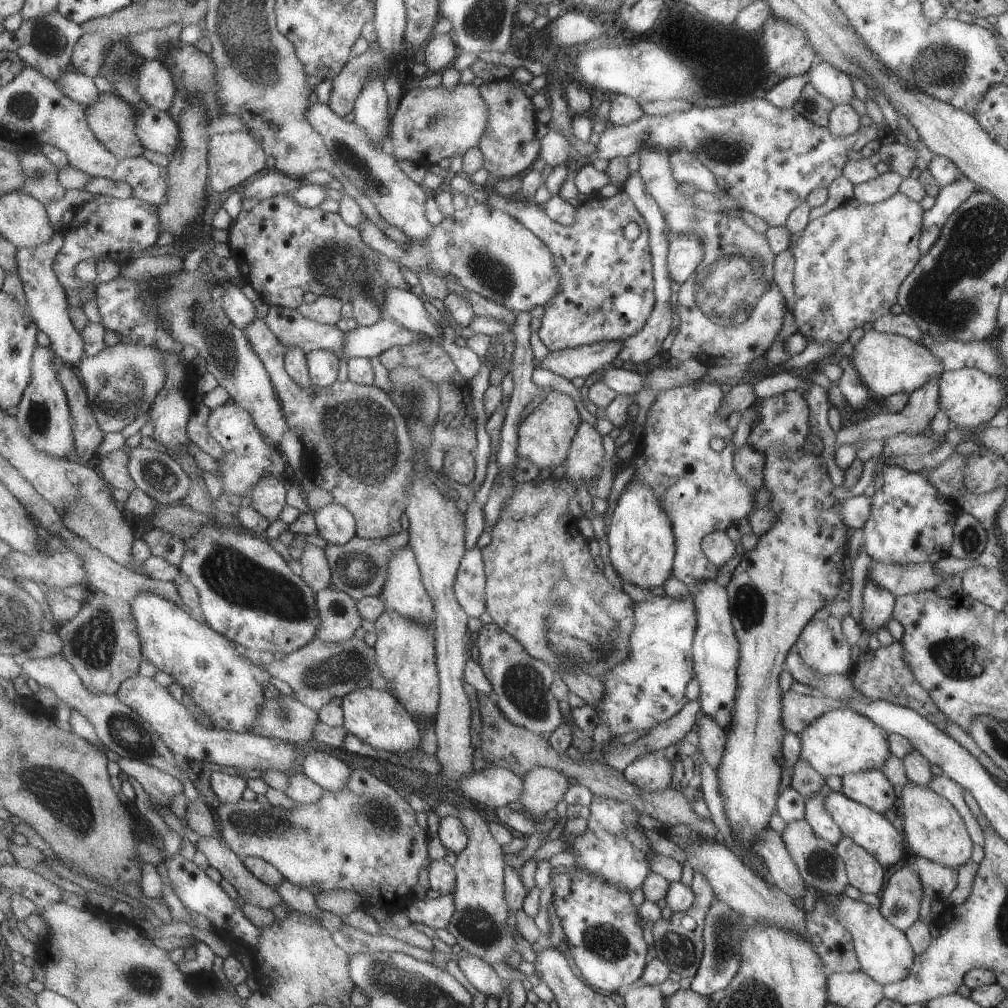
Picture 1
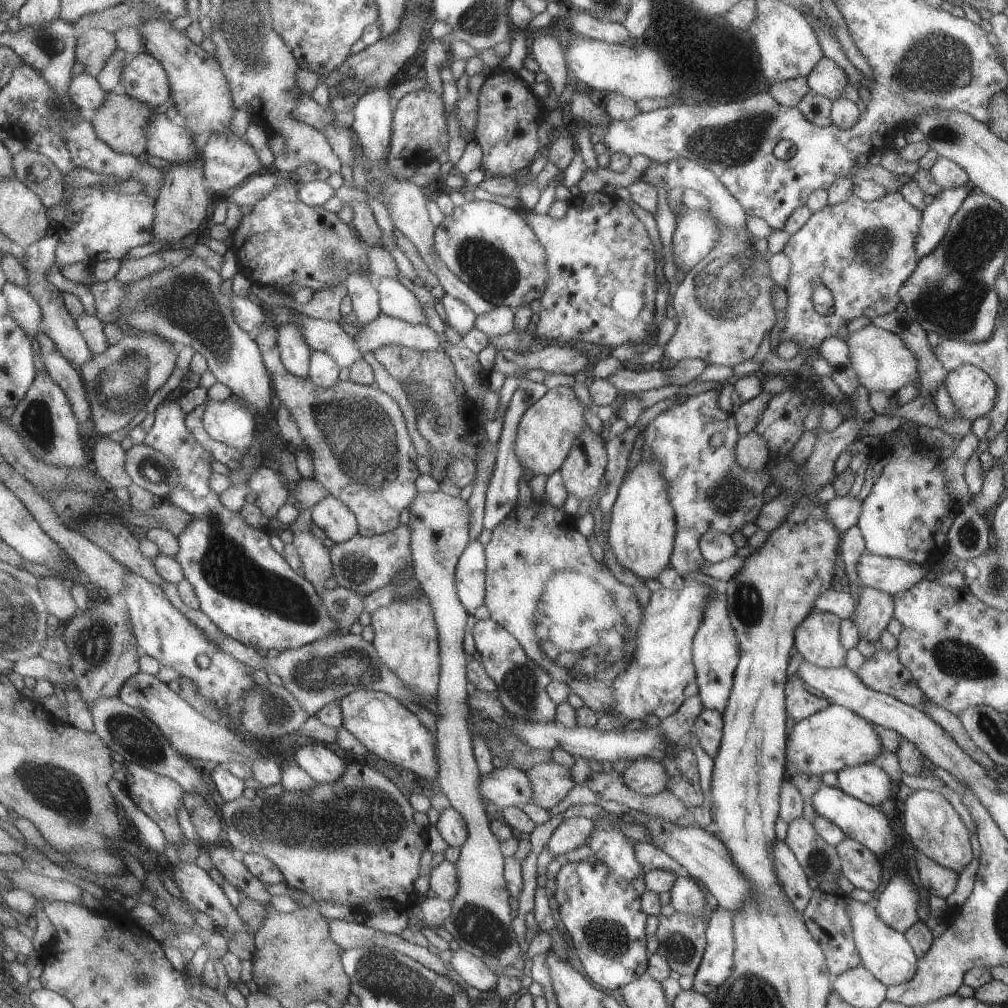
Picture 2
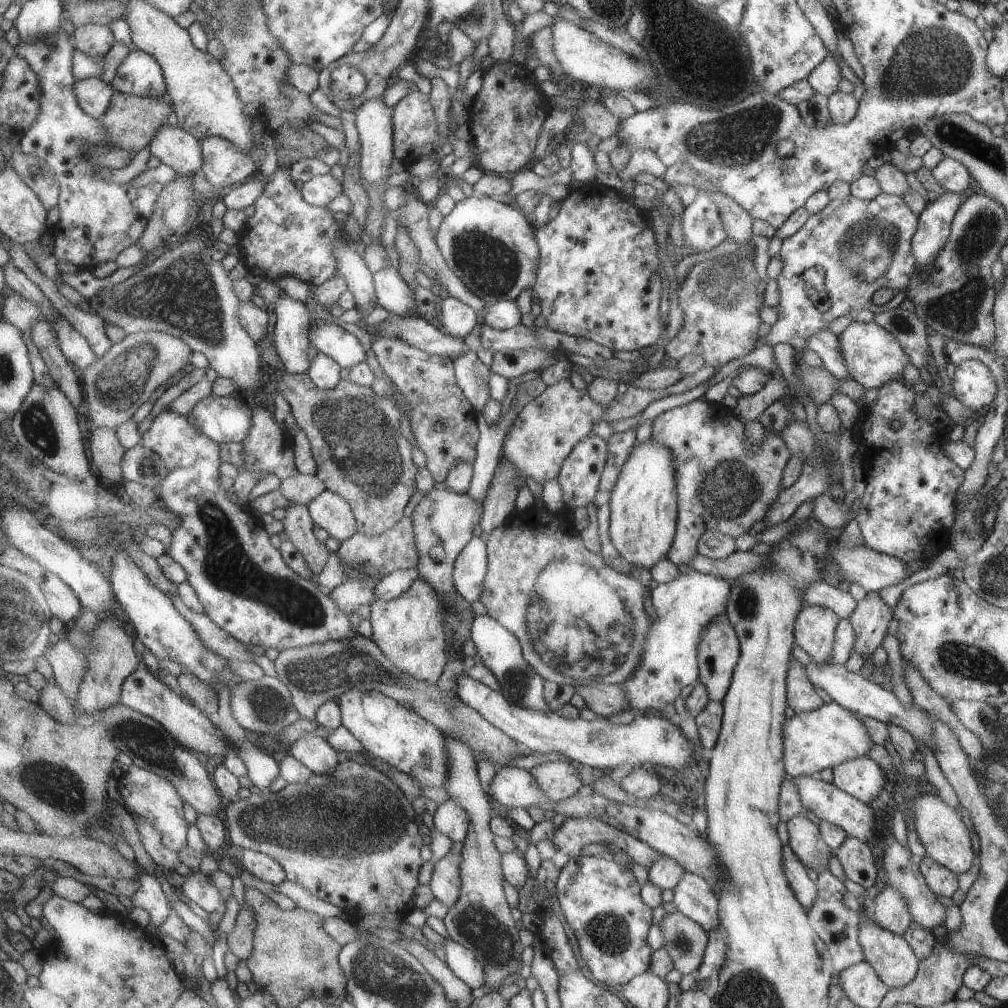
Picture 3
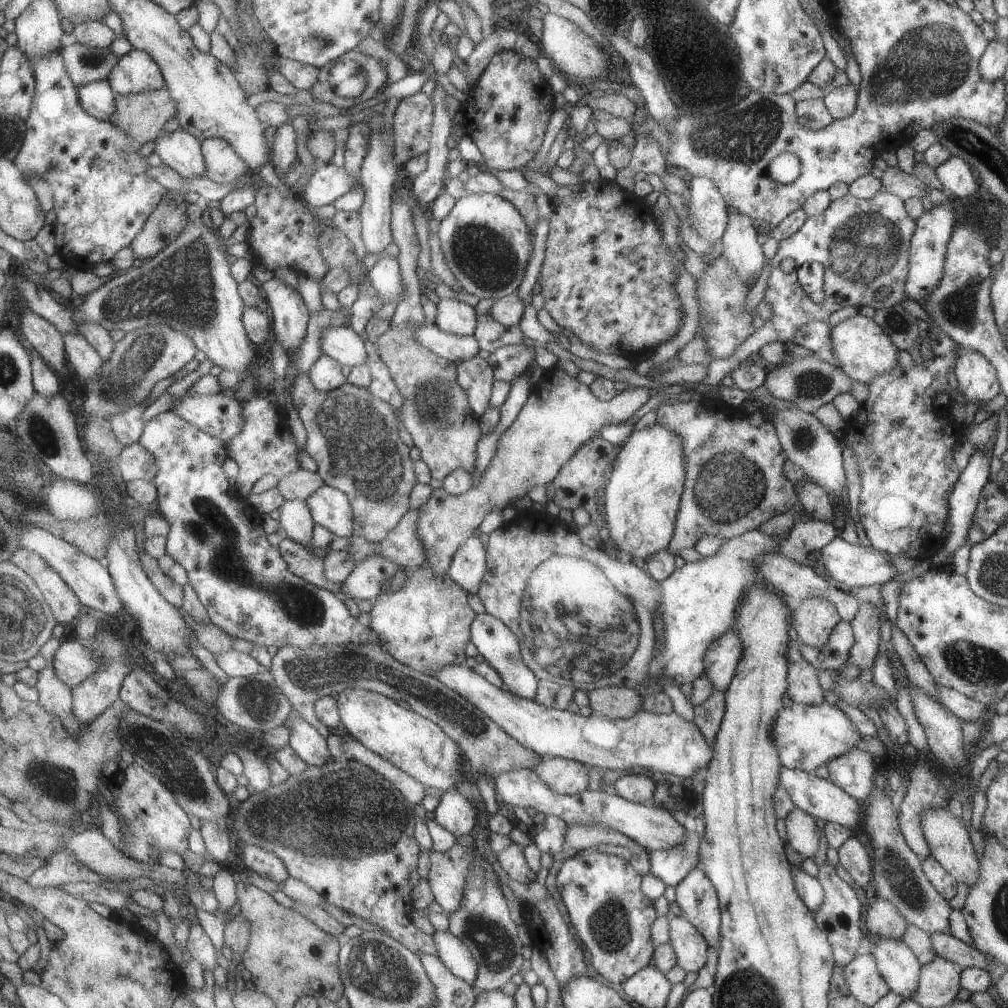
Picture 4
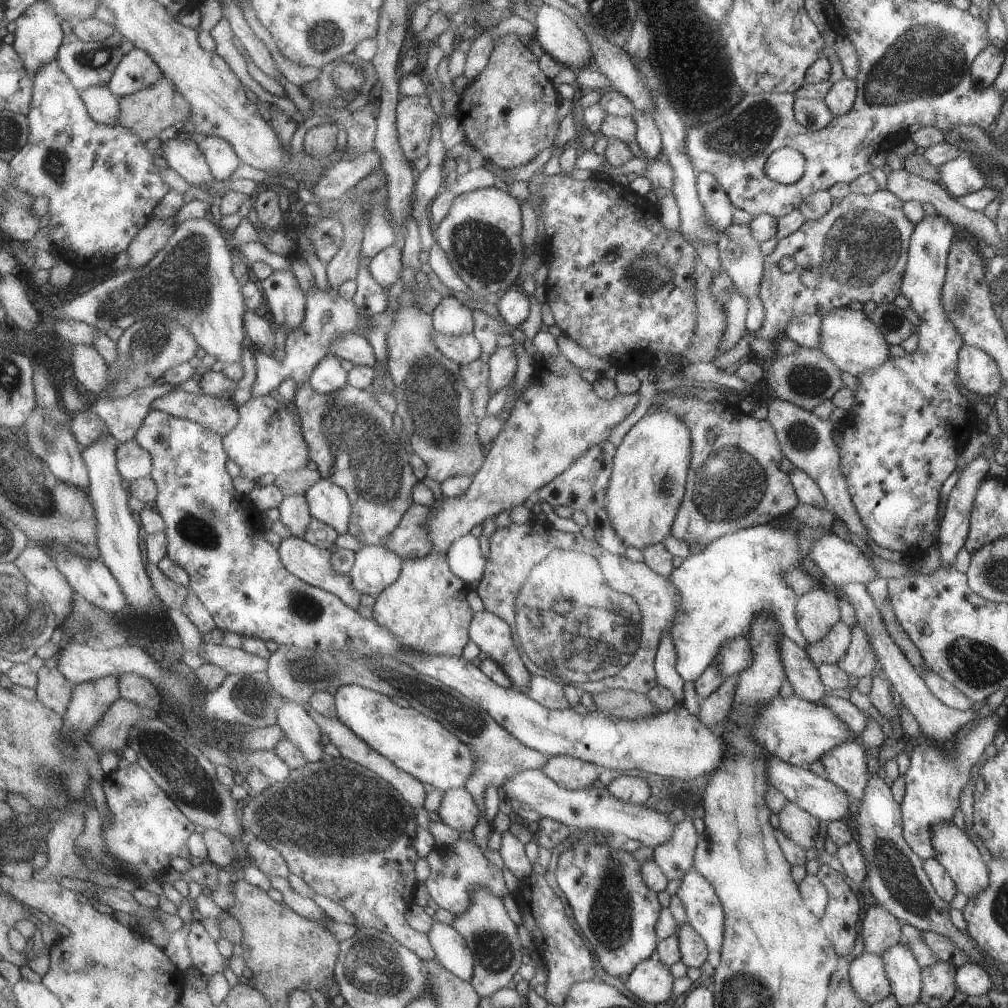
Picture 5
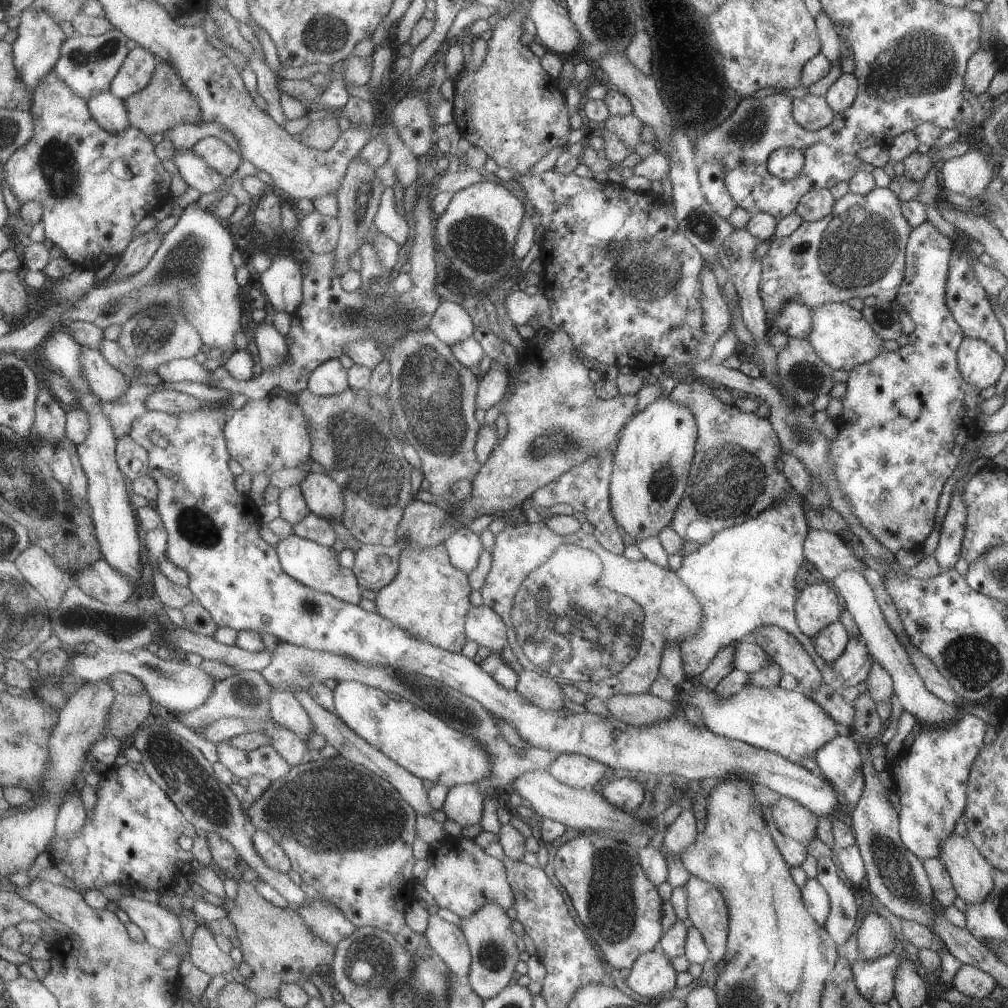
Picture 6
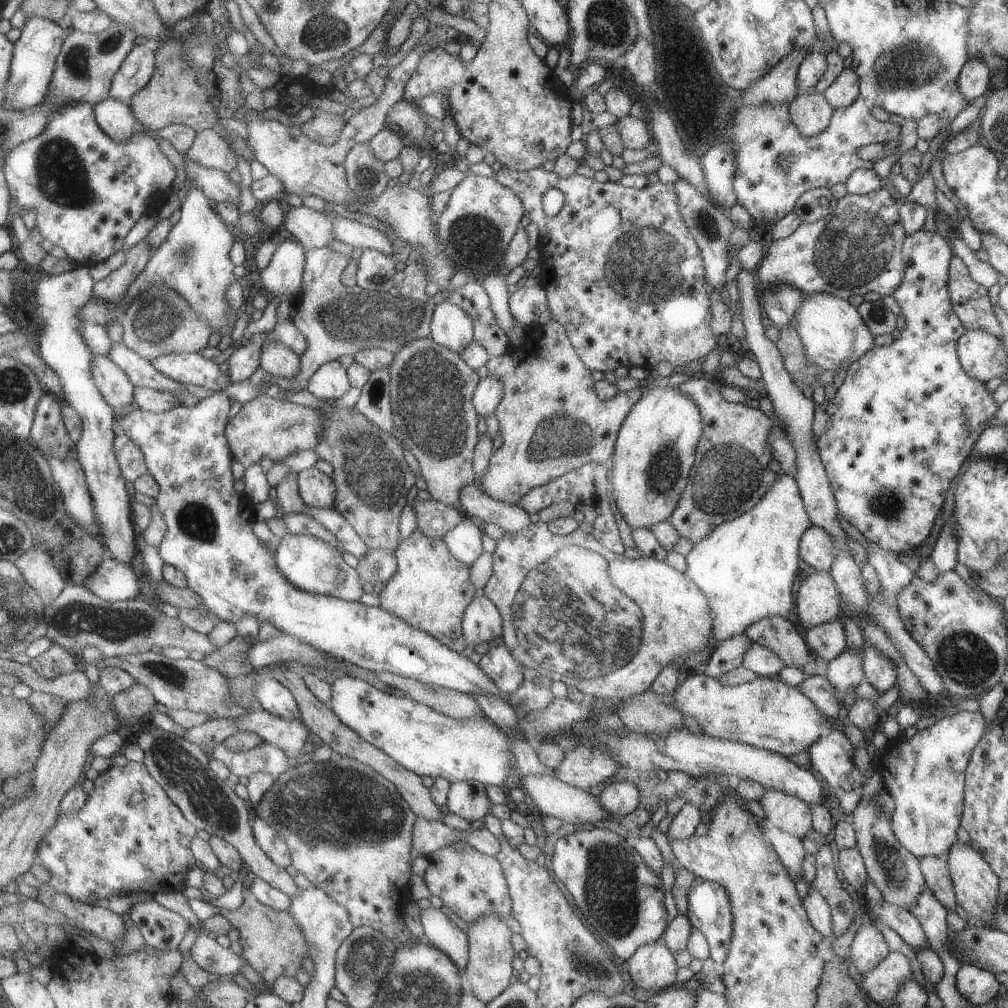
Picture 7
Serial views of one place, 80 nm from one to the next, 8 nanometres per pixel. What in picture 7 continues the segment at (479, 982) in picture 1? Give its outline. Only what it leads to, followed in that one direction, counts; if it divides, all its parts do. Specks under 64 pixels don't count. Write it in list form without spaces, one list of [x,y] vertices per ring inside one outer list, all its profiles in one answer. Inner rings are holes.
[[[424,904],[421,922],[426,931],[427,941],[441,948],[447,956],[451,956],[457,968],[461,968],[461,973],[466,973],[470,956],[468,932],[463,932],[453,921],[439,908]]]

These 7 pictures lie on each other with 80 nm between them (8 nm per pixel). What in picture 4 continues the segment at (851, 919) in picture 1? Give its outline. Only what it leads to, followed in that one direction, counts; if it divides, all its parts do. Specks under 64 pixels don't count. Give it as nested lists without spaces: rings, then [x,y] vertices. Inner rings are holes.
[[[864,933],[864,951],[875,958],[877,970],[885,980],[888,991],[899,994],[903,1000],[912,1000],[913,995],[919,993],[921,969],[913,952],[901,939],[875,938]]]

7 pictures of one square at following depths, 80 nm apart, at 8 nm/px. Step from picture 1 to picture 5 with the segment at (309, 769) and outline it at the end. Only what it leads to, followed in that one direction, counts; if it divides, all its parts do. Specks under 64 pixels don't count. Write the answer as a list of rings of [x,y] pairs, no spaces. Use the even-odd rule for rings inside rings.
[[[286,700],[286,704],[283,704],[277,712],[277,722],[291,738],[291,742],[299,746],[308,763],[326,758],[325,746],[321,746],[322,730],[301,704]]]

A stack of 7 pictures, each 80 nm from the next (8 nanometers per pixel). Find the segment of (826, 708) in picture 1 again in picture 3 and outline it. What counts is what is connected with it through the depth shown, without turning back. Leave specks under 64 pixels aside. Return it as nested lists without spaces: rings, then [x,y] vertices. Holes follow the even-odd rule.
[[[791,658],[786,675],[786,702],[789,708],[794,712],[820,708],[824,703],[817,693],[816,687],[805,676],[805,666]]]

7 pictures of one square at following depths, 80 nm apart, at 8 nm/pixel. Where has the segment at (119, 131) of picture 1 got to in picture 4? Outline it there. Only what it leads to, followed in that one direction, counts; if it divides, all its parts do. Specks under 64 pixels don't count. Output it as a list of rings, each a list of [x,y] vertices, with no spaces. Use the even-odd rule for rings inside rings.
[[[164,87],[145,93],[118,94],[117,112],[109,121],[141,146],[158,141],[165,124],[175,117],[179,118],[179,102]]]

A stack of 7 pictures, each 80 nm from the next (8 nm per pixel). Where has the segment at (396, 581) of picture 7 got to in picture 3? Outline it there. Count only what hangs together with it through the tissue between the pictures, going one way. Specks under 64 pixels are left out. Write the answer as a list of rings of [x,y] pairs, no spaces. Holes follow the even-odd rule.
[[[417,578],[413,586],[395,600],[377,599],[371,604],[371,638],[399,670],[415,676],[417,680],[436,684],[444,675],[449,660],[453,660],[451,652],[463,656],[463,642],[472,638],[472,627],[477,617],[471,602],[461,594],[457,594],[457,608],[446,608],[441,594],[425,578]],[[453,614],[461,618],[461,626],[457,630],[449,630],[448,620]]]

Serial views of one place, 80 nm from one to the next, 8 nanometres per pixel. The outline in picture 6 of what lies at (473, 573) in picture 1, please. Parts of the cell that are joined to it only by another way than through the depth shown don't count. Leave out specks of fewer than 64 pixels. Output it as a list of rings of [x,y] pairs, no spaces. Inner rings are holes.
[[[465,526],[447,538],[445,545],[454,566],[469,575],[475,572],[475,568],[479,566],[481,554],[485,550],[481,536]]]

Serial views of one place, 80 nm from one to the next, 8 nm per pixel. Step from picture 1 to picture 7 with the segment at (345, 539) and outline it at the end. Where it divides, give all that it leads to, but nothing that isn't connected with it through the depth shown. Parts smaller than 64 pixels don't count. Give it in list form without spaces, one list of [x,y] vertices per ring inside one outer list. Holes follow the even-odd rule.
[[[315,466],[298,472],[298,486],[301,498],[309,506],[317,506],[317,508],[336,507],[336,481]]]

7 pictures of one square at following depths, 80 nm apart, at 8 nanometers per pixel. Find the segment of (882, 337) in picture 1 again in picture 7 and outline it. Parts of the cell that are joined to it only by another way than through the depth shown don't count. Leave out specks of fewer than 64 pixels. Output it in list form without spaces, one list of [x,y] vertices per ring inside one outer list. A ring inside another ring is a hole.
[[[803,294],[801,306],[797,308],[797,312],[793,312],[793,328],[801,340],[805,360],[823,371],[847,369],[874,346],[871,332],[863,324],[856,308],[847,299],[836,298],[831,294]]]

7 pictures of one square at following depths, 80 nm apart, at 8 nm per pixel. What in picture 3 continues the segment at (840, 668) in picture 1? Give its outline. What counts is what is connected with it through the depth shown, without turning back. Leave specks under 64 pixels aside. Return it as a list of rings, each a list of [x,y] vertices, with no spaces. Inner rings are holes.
[[[803,604],[793,626],[794,643],[801,646],[817,665],[825,665],[831,658],[835,628],[839,618],[833,610]]]

